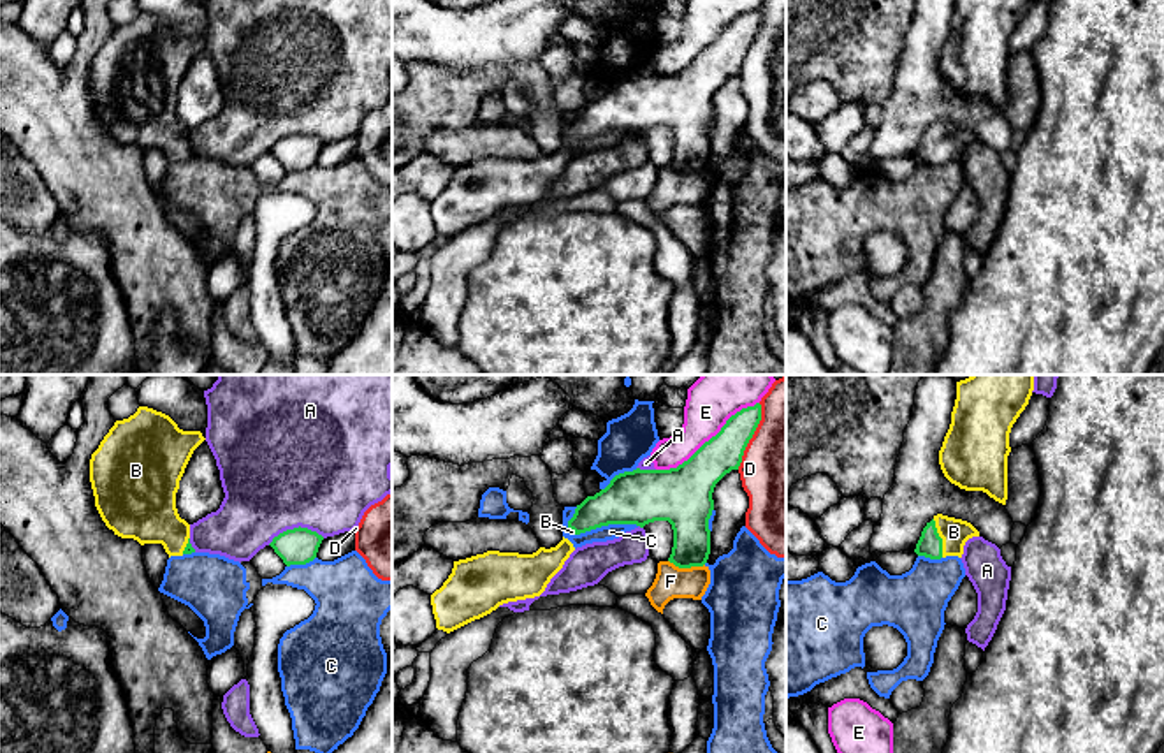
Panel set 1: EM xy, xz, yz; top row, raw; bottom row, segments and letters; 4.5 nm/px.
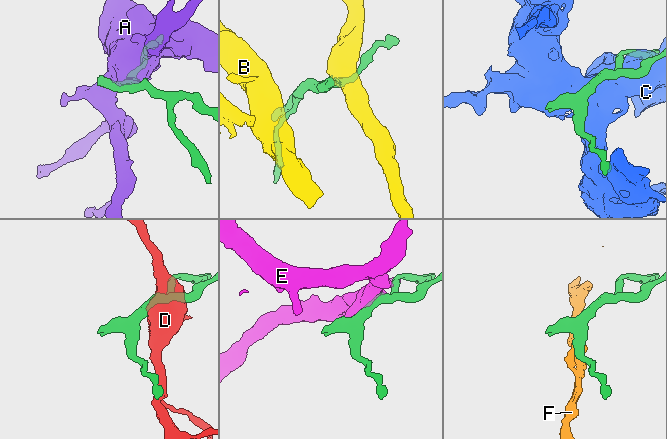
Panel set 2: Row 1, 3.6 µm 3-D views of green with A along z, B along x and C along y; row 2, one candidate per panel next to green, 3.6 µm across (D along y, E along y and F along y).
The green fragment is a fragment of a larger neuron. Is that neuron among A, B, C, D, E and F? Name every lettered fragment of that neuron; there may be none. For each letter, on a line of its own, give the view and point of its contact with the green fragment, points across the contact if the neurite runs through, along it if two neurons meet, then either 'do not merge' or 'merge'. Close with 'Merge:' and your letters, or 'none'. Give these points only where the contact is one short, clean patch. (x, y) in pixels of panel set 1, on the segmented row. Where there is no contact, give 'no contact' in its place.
A: xy (296, 528) | do not merge
B: yz (941, 539) | across yz (931, 544), (941, 539), (953, 532) | merge
C: xz (605, 525) | do not merge
D: xz (751, 437) | do not merge
E: xz (709, 440) | do not merge
F: xz (686, 567) | along xz (669, 560), (679, 567), (704, 565) | do not merge
Merge: B

